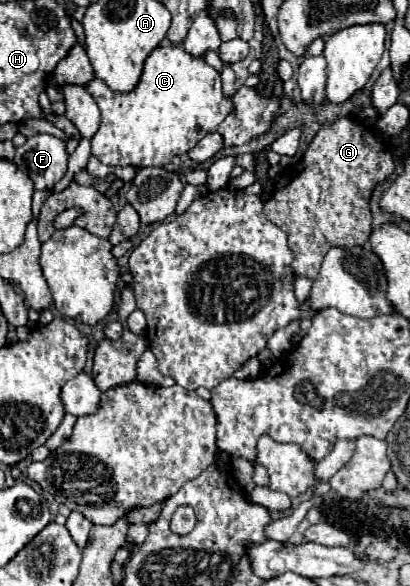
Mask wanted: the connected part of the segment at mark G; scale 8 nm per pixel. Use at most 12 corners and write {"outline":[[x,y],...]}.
{"outline":[[349,118],[321,128],[263,212],[311,280],[363,246],[391,152]]}

